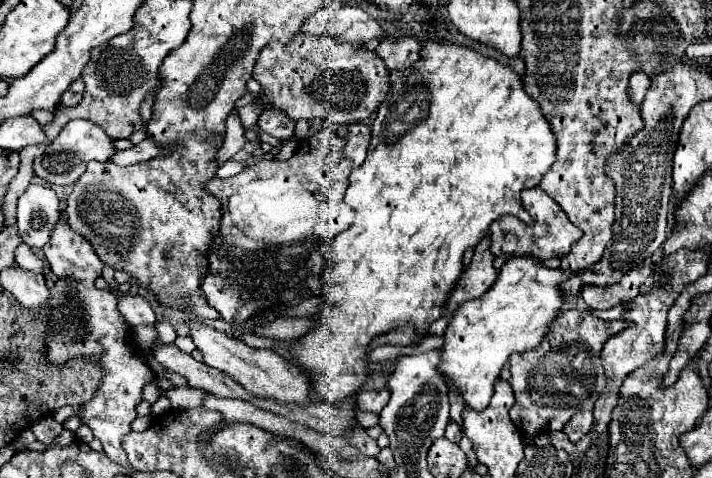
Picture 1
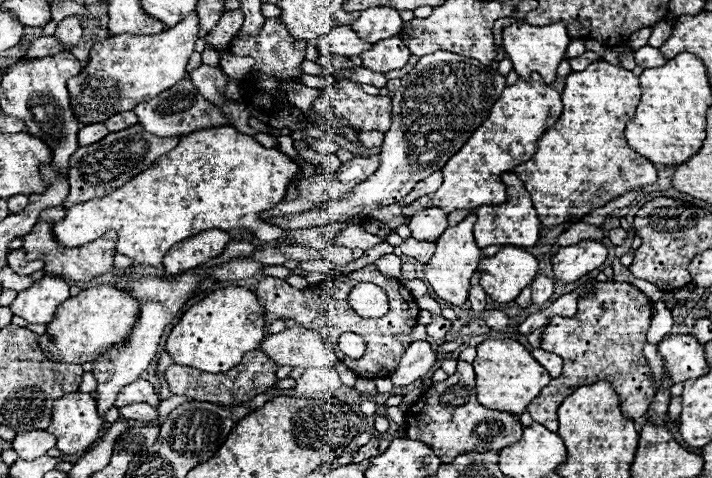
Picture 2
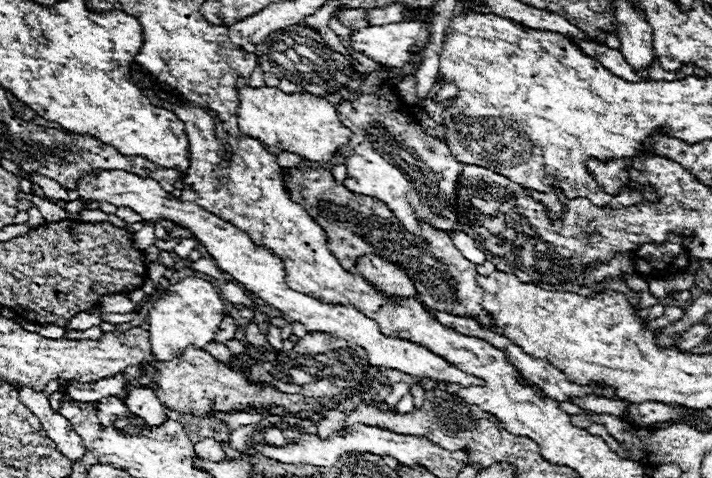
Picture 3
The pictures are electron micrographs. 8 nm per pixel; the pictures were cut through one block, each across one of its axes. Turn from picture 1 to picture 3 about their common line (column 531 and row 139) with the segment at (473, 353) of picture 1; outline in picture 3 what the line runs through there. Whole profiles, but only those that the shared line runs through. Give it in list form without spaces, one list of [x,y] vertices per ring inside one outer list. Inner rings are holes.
[[[239,83],[236,90],[240,100],[237,110],[240,132],[260,140],[264,146],[276,146],[312,162],[330,162],[352,138],[352,132],[340,124],[336,106],[324,98],[306,92],[284,94],[278,88],[268,86],[250,88],[243,83]]]

